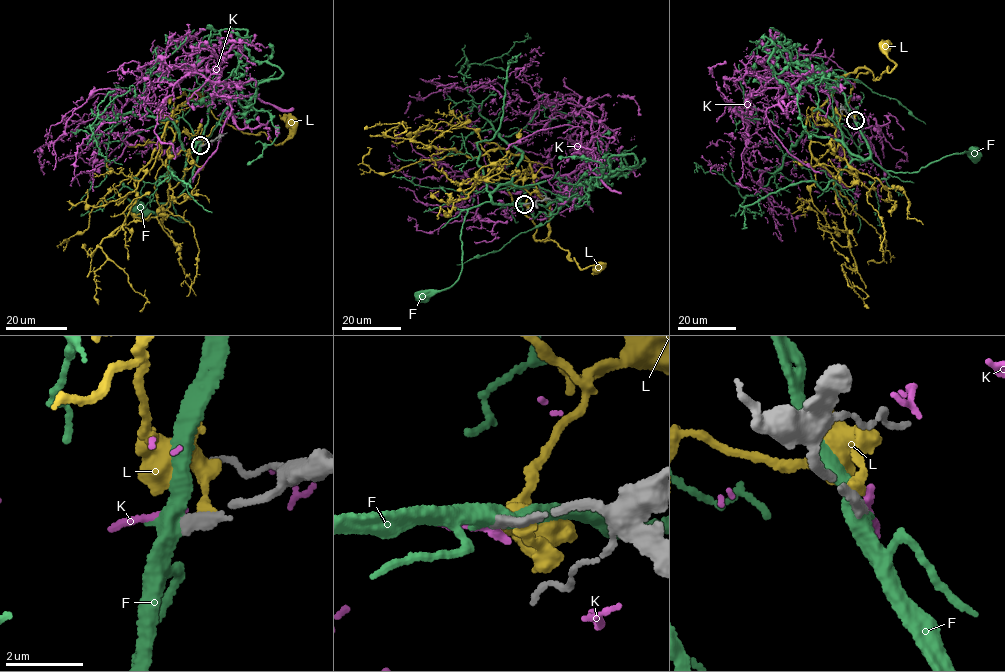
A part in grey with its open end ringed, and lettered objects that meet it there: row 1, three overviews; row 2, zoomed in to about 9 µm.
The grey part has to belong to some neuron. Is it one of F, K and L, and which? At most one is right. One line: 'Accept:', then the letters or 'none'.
Accept: none

